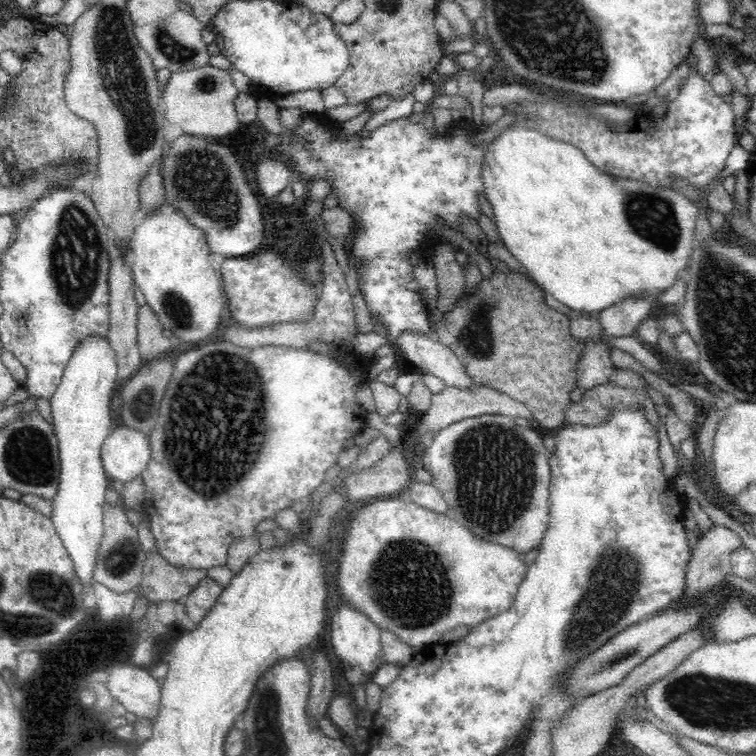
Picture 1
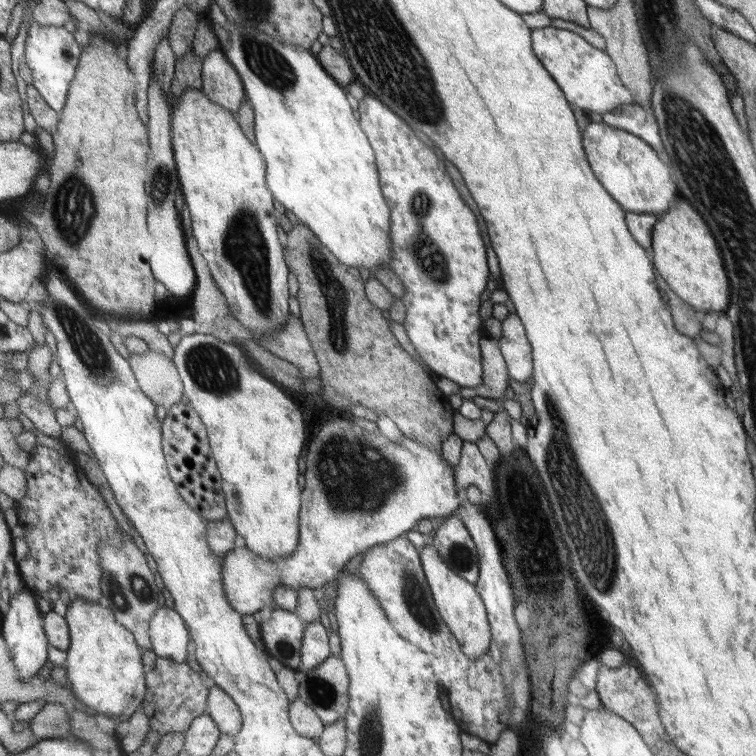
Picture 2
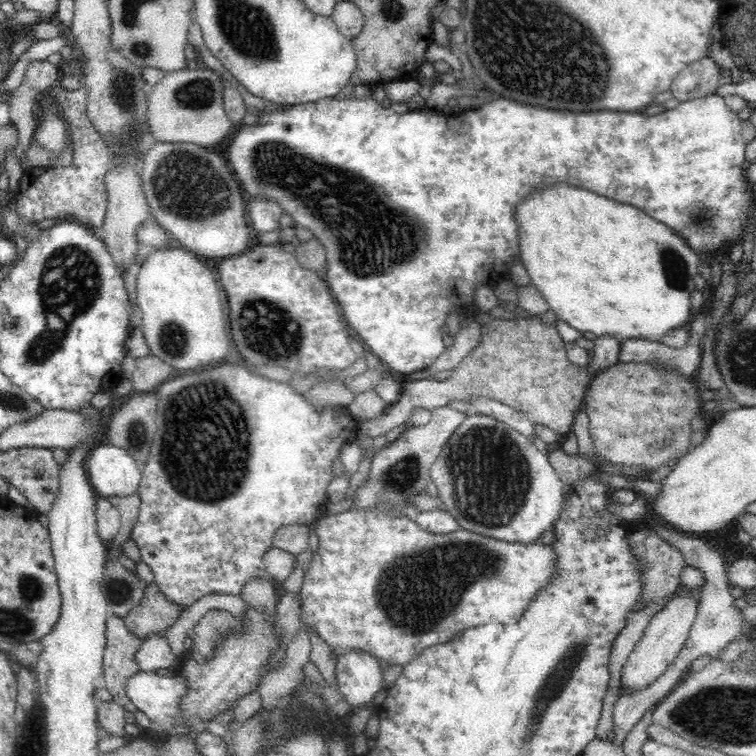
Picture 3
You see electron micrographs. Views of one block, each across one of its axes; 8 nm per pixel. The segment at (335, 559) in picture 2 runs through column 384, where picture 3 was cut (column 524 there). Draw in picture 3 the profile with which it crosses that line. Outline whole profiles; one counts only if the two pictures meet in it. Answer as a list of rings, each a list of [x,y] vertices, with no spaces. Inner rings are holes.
[[[471,412],[462,420],[431,466],[431,478],[460,528],[496,540],[528,544],[551,528],[562,509],[563,484],[548,457],[528,437],[482,413]]]

